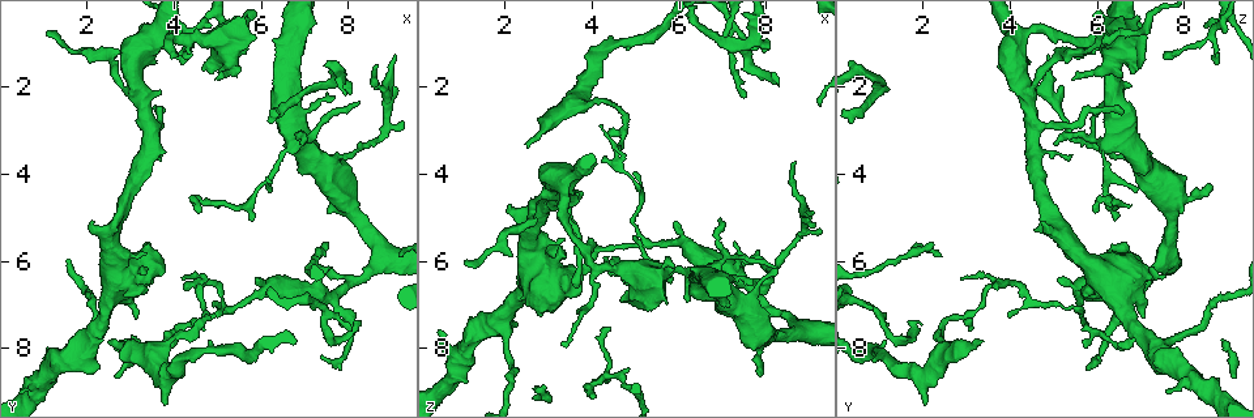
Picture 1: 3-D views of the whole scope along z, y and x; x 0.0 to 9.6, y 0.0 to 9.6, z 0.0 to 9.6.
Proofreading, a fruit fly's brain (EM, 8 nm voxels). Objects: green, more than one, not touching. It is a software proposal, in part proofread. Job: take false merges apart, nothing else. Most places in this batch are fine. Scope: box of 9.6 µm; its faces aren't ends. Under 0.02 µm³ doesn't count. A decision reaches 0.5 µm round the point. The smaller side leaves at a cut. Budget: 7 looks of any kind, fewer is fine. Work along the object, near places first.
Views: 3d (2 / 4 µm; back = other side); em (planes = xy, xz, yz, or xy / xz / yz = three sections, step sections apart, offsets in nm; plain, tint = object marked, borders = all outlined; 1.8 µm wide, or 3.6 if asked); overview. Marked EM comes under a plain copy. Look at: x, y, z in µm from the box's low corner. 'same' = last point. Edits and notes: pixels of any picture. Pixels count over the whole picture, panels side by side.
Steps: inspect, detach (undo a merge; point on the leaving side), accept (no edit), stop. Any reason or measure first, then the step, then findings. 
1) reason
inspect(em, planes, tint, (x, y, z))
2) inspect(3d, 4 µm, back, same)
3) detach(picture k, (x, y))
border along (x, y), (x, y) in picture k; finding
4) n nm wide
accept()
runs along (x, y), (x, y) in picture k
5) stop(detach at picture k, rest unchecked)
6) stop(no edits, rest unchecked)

arms part here
inspect(em, planes, tint, (5.00, 0.95, 6.20))

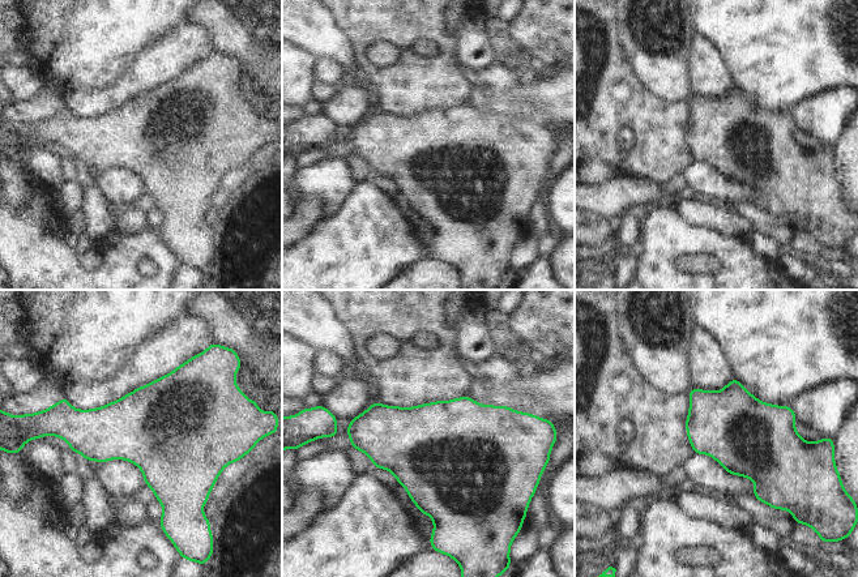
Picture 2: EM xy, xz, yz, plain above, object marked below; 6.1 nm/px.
accept()
one cell here

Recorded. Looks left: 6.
abrupt turn
inspect(em, planes, tint, (4.40, 0.80, 8.65))

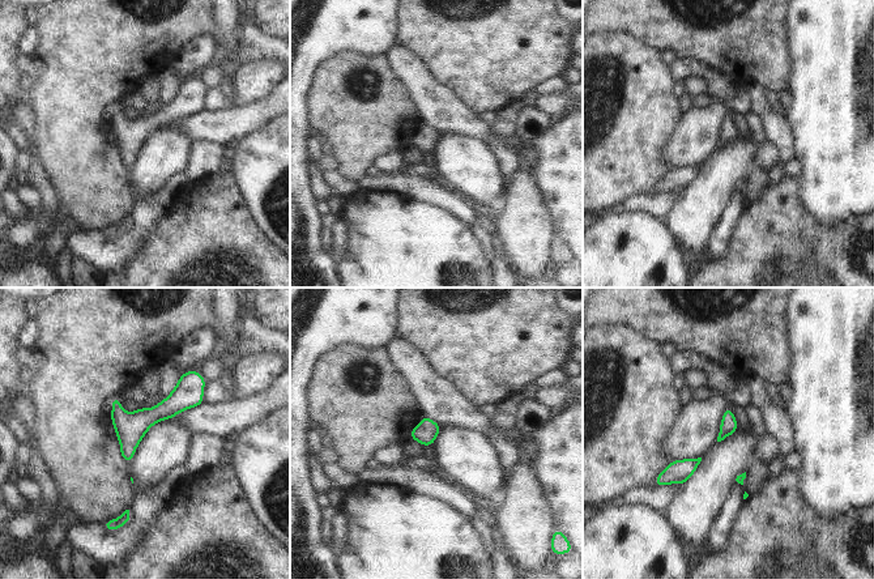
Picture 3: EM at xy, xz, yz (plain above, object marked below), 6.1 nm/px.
100 nm wide
accept()
runs along (194, 374), (129, 437), (128, 458) in picture 3; continuous, no second cell

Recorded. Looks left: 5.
sharp bend
inspect(3d, 4 µm, (7.50, 1.95, 1.10))

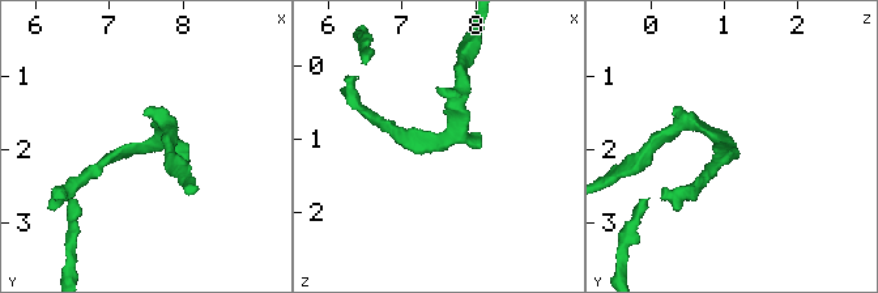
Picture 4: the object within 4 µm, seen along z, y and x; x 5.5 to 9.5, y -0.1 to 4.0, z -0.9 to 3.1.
inspect(em, yz, step 16, tint, (7.45, 1.95, 1.10))

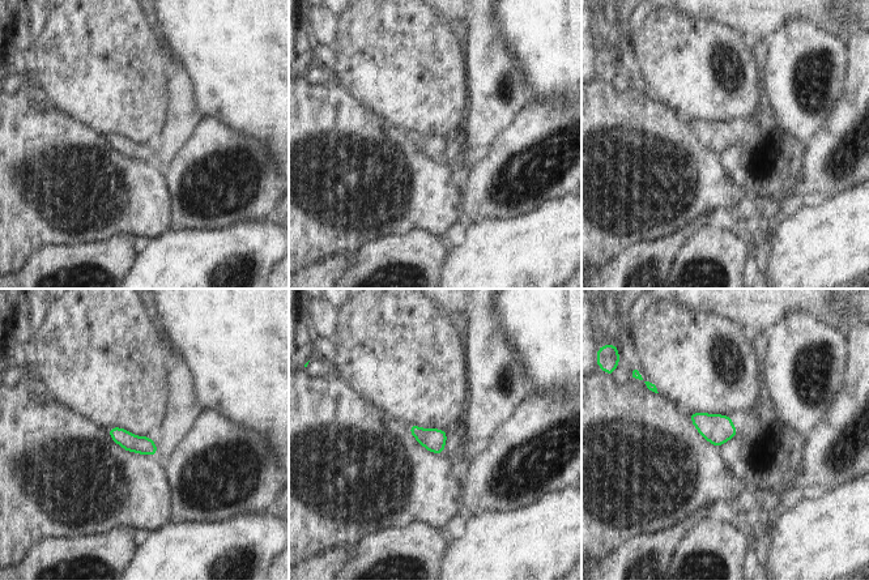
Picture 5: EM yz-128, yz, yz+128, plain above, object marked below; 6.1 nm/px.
another direction
inspect(em, xy, step 4, tint, same)

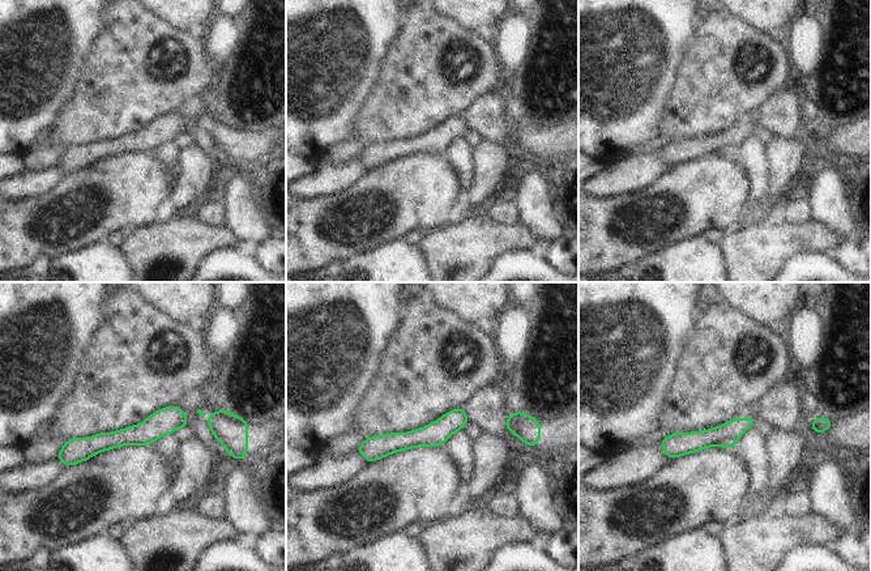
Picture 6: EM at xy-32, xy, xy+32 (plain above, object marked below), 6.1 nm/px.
140 nm wide
accept()
continuous, no second cell

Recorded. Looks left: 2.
stop(no edits, rest unchecked)

